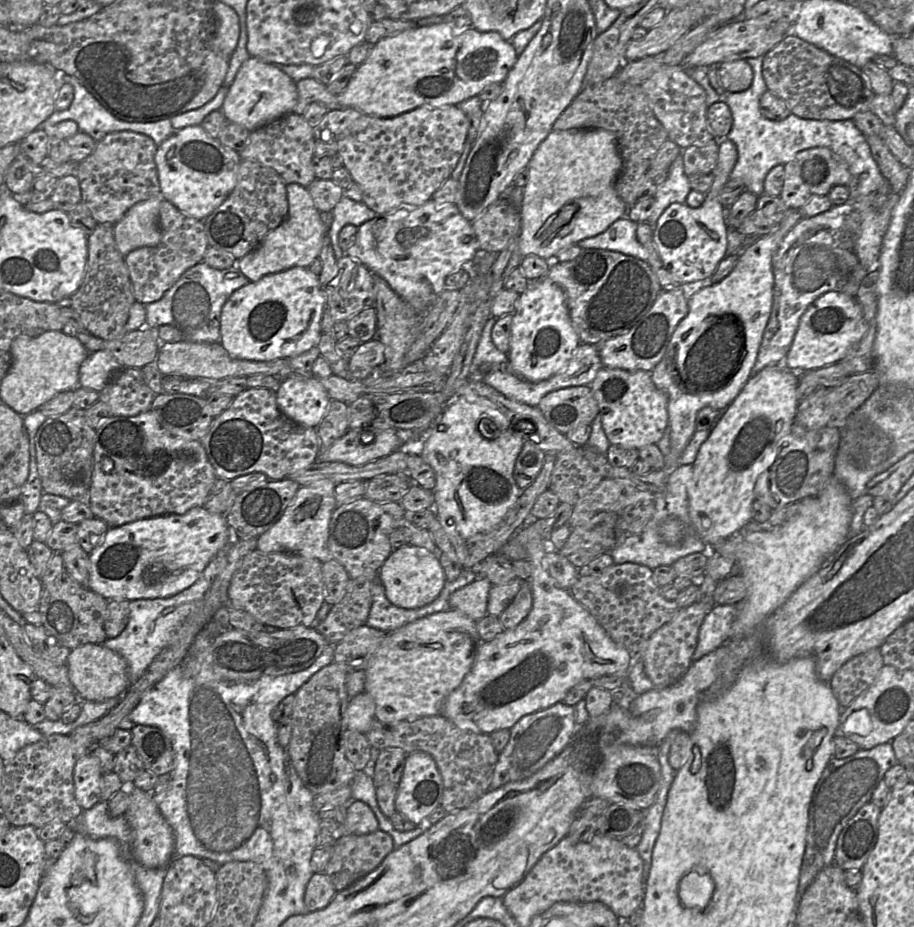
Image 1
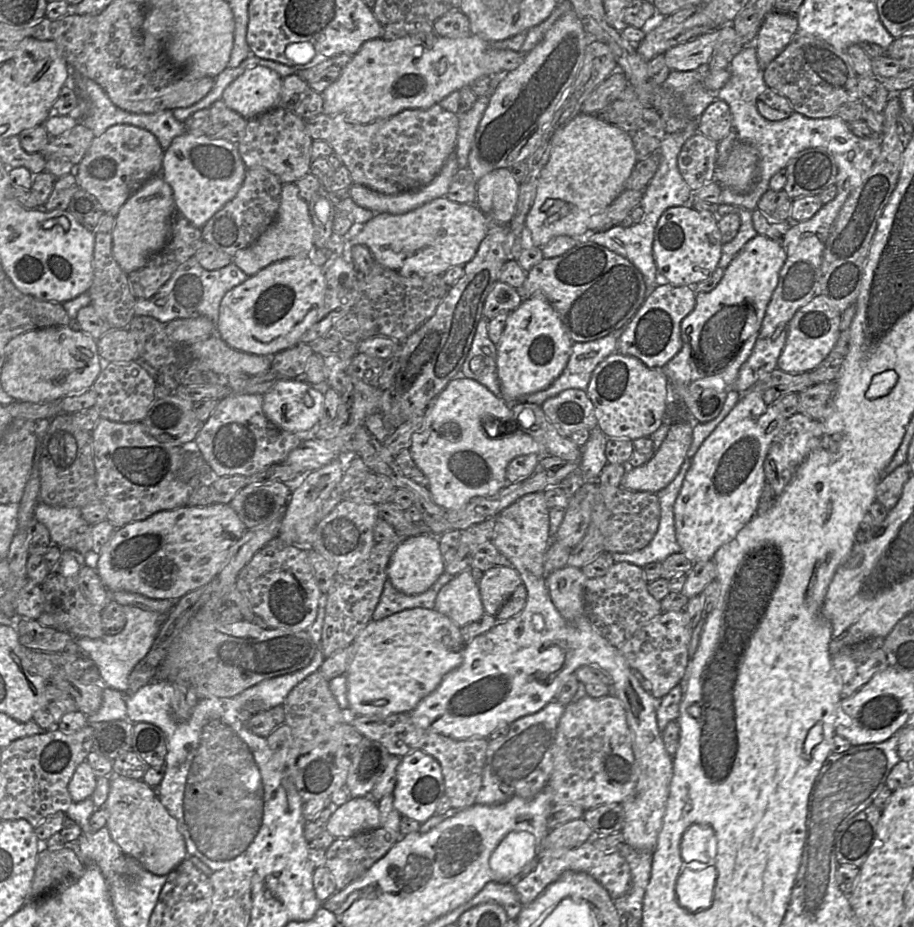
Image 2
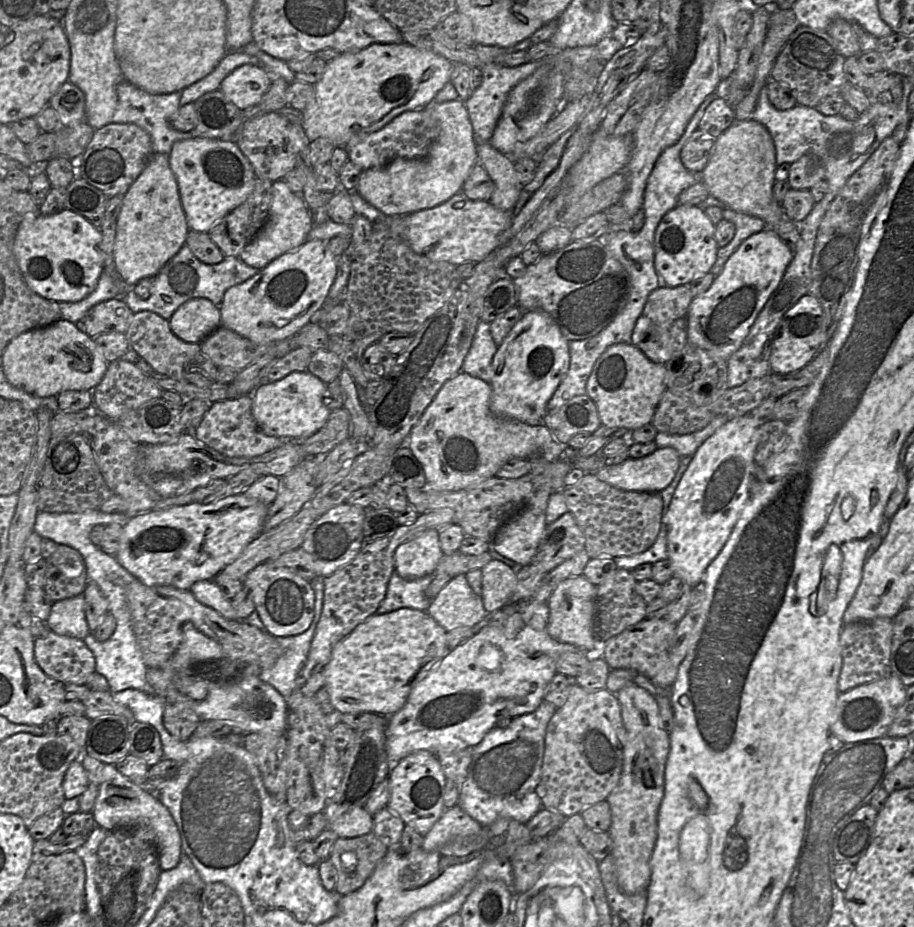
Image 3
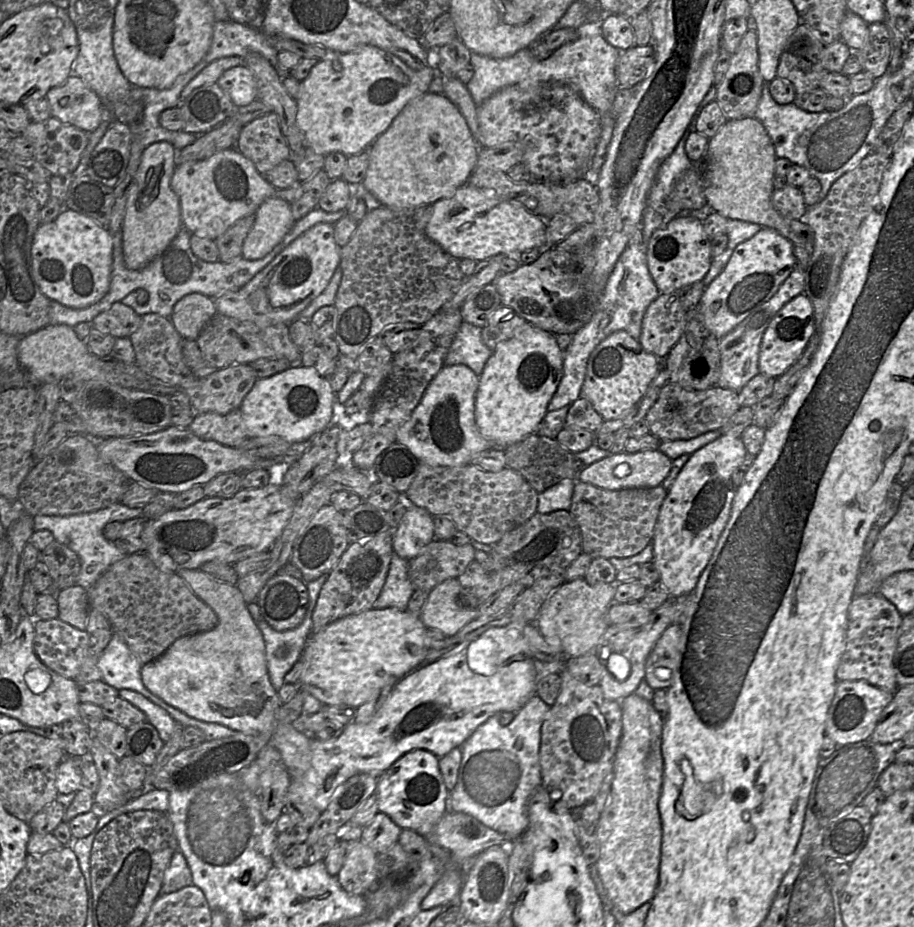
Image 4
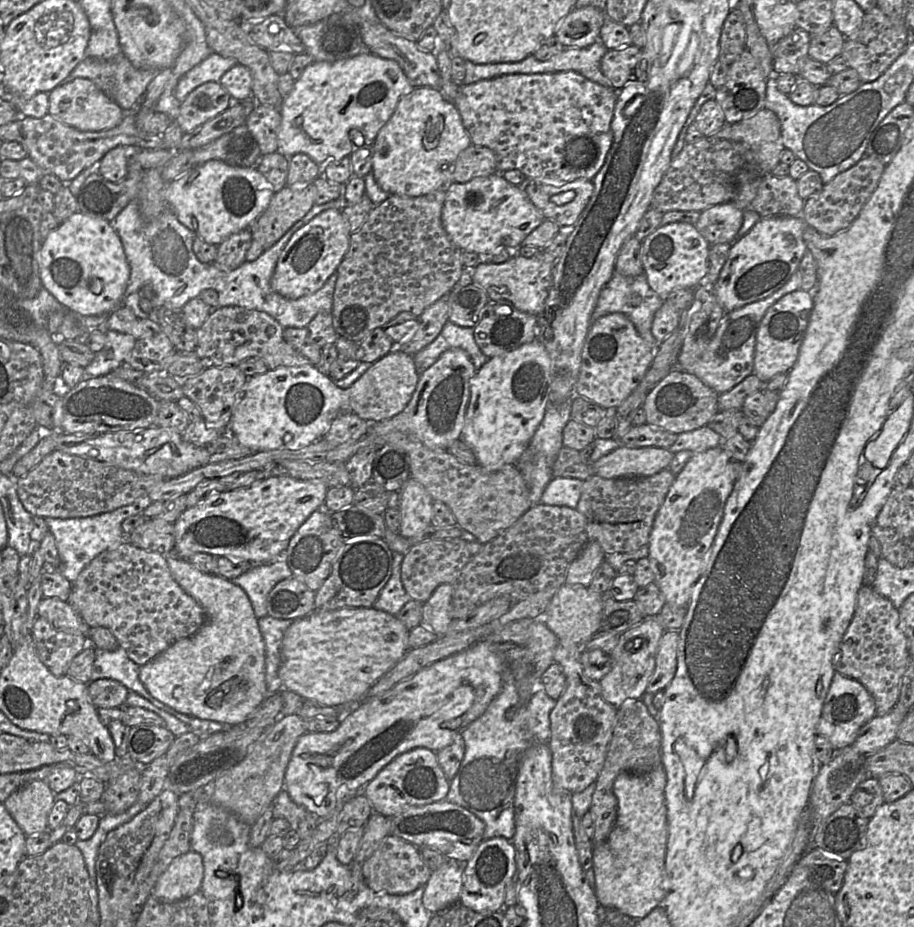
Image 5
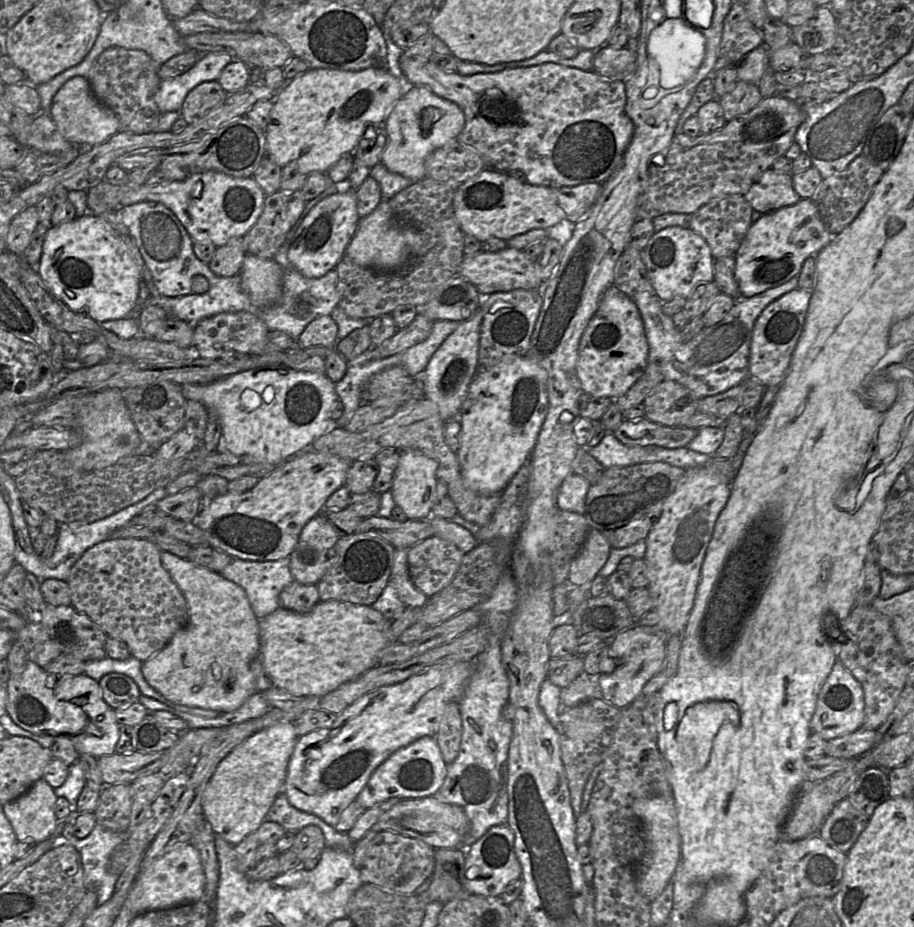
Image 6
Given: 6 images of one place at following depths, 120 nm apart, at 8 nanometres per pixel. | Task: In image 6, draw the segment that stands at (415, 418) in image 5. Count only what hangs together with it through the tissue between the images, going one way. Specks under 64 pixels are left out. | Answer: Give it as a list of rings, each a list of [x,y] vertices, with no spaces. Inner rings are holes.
[[[479,309],[469,319],[460,322],[432,356],[426,369],[416,377],[422,382],[423,396],[436,404],[444,421],[459,417],[469,386],[479,371],[478,360],[482,312]]]

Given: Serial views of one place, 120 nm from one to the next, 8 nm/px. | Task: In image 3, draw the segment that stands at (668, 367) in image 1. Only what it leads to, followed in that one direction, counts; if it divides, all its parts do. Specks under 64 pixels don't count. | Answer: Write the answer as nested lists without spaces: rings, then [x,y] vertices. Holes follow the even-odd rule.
[[[768,228],[745,239],[728,258],[710,288],[693,298],[687,317],[688,342],[728,360],[741,347],[758,314],[779,286],[793,254]],[[672,447],[657,448],[642,458],[629,457],[617,465],[604,465],[594,474],[621,490],[660,492],[672,482],[681,458]]]

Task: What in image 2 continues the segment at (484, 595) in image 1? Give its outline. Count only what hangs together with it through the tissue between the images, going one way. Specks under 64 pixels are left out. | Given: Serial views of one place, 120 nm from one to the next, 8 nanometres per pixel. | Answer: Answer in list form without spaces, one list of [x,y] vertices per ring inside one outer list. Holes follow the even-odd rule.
[[[470,570],[454,576],[442,587],[435,601],[434,609],[449,617],[460,628],[480,619],[486,613],[479,585]]]

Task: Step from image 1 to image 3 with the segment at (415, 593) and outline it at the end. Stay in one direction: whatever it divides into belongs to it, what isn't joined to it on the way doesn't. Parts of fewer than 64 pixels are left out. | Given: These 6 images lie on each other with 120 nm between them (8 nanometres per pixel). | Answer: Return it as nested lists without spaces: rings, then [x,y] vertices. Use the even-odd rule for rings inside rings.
[[[425,530],[397,547],[394,553],[395,572],[404,579],[433,574],[443,555],[439,530]]]

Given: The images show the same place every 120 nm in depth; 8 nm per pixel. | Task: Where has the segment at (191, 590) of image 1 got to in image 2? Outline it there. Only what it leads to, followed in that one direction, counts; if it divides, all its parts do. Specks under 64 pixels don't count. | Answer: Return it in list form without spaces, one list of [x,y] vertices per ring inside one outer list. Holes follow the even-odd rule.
[[[116,591],[111,598],[120,604],[126,615],[124,628],[115,635],[99,639],[75,638],[76,644],[96,664],[104,688],[125,692],[128,679],[135,665],[148,653],[169,612],[178,600],[151,599],[137,593]]]

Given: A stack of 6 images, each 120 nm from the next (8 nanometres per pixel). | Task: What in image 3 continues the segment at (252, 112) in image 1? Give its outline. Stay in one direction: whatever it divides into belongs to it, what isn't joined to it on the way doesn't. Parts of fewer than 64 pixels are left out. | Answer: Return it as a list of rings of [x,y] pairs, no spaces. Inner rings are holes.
[[[244,64],[226,76],[219,89],[243,111],[257,105],[271,83],[272,75],[263,67]]]

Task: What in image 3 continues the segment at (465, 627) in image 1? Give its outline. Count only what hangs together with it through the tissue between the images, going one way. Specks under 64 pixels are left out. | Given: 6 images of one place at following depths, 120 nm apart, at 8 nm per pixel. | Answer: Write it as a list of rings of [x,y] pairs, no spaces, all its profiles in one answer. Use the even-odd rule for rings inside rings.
[[[400,608],[369,616],[334,647],[330,661],[321,670],[332,706],[341,713],[372,712],[390,717],[405,705],[414,683],[450,650],[446,635],[447,631],[422,610]]]

